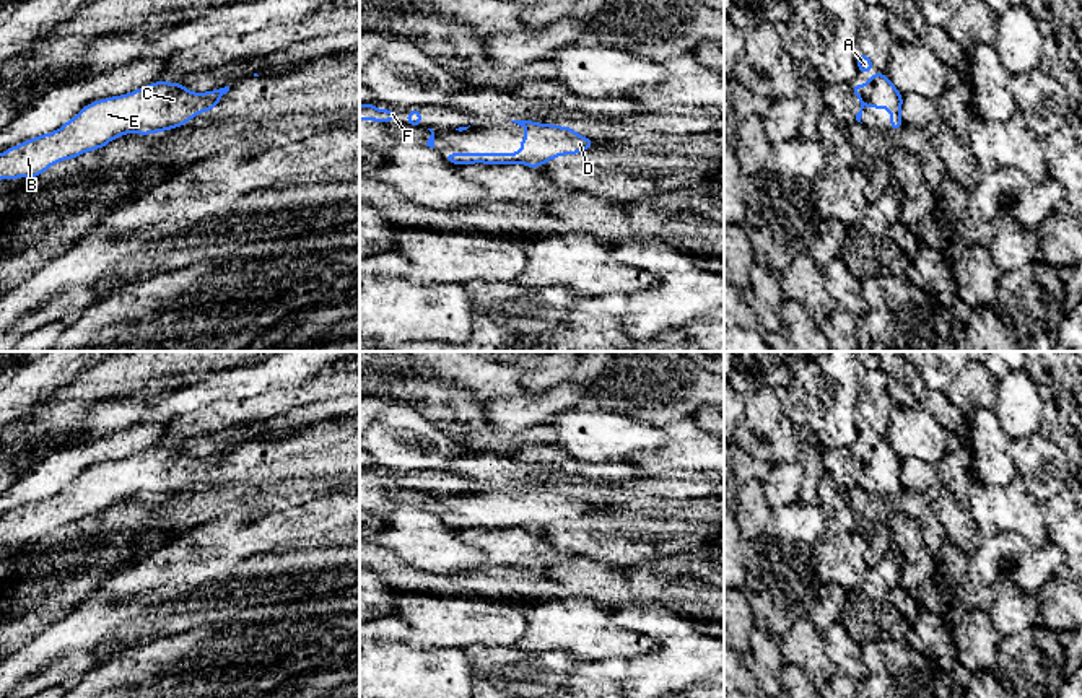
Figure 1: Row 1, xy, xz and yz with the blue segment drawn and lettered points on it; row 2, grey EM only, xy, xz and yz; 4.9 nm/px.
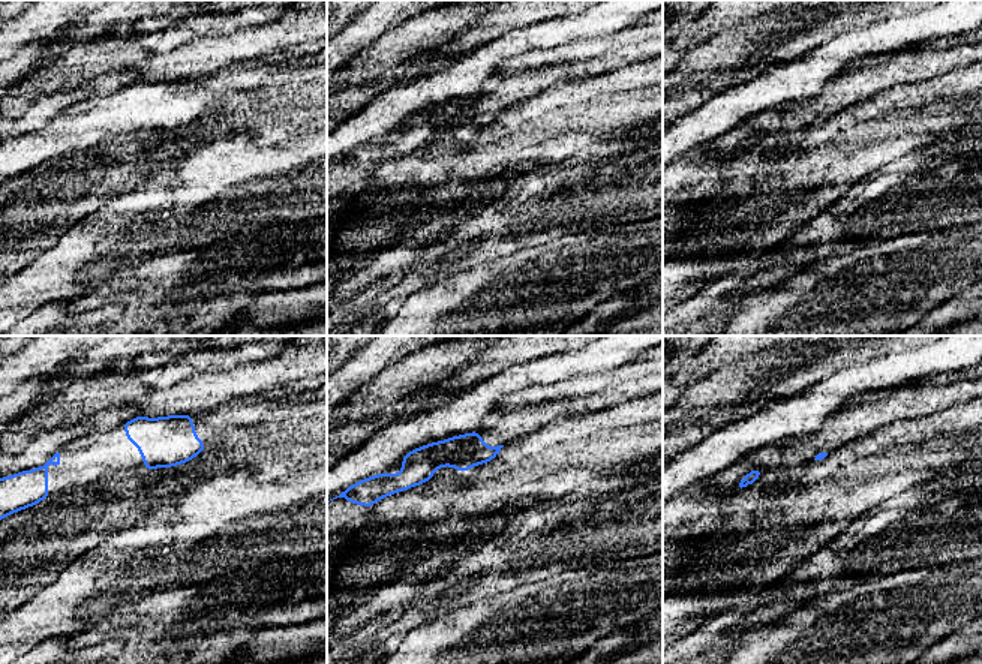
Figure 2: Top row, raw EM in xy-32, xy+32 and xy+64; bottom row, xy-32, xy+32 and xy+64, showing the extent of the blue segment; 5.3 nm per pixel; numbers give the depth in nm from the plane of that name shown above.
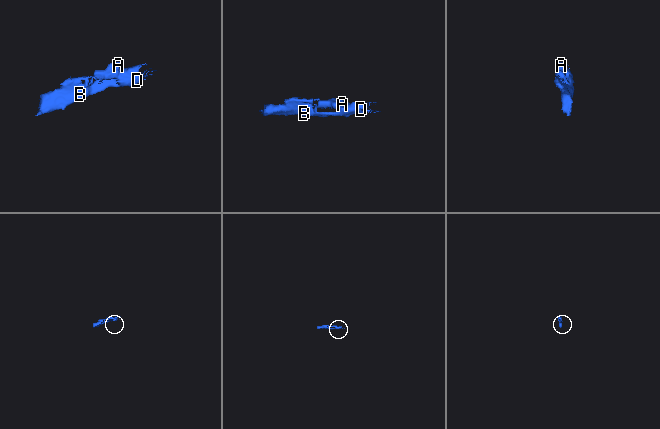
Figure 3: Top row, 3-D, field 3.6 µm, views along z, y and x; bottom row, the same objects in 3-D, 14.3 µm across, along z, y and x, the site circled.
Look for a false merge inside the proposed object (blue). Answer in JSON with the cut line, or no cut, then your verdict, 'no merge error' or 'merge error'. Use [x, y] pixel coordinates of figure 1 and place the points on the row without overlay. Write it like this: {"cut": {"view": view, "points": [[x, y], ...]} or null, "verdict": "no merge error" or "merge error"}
{"cut": null, "verdict": "no merge error"}

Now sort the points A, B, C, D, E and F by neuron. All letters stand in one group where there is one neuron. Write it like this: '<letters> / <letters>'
A B C D E F

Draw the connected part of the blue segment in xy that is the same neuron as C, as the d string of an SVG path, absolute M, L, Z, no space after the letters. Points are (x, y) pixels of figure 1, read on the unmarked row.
M163 443L124 460L86 469L59 495L26 504L0 517L0 543L37 542L52 529L104 513L124 498L150 501L185 490L199 477L220 469L229 451L207 456L187 456L182 447Z

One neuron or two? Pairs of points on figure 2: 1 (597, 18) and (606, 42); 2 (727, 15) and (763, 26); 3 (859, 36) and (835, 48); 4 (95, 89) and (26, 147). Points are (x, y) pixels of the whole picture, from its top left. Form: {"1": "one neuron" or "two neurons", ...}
{"1": "two neurons", "2": "two neurons", "3": "one neuron", "4": "two neurons"}

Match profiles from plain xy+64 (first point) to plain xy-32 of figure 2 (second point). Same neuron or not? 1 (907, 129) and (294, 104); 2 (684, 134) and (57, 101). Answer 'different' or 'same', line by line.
1: same
2: same

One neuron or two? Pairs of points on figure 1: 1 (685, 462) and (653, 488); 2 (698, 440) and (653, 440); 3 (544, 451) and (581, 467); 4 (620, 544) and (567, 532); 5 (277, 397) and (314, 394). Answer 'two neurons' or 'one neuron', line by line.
1: two neurons
2: two neurons
3: one neuron
4: one neuron
5: one neuron

